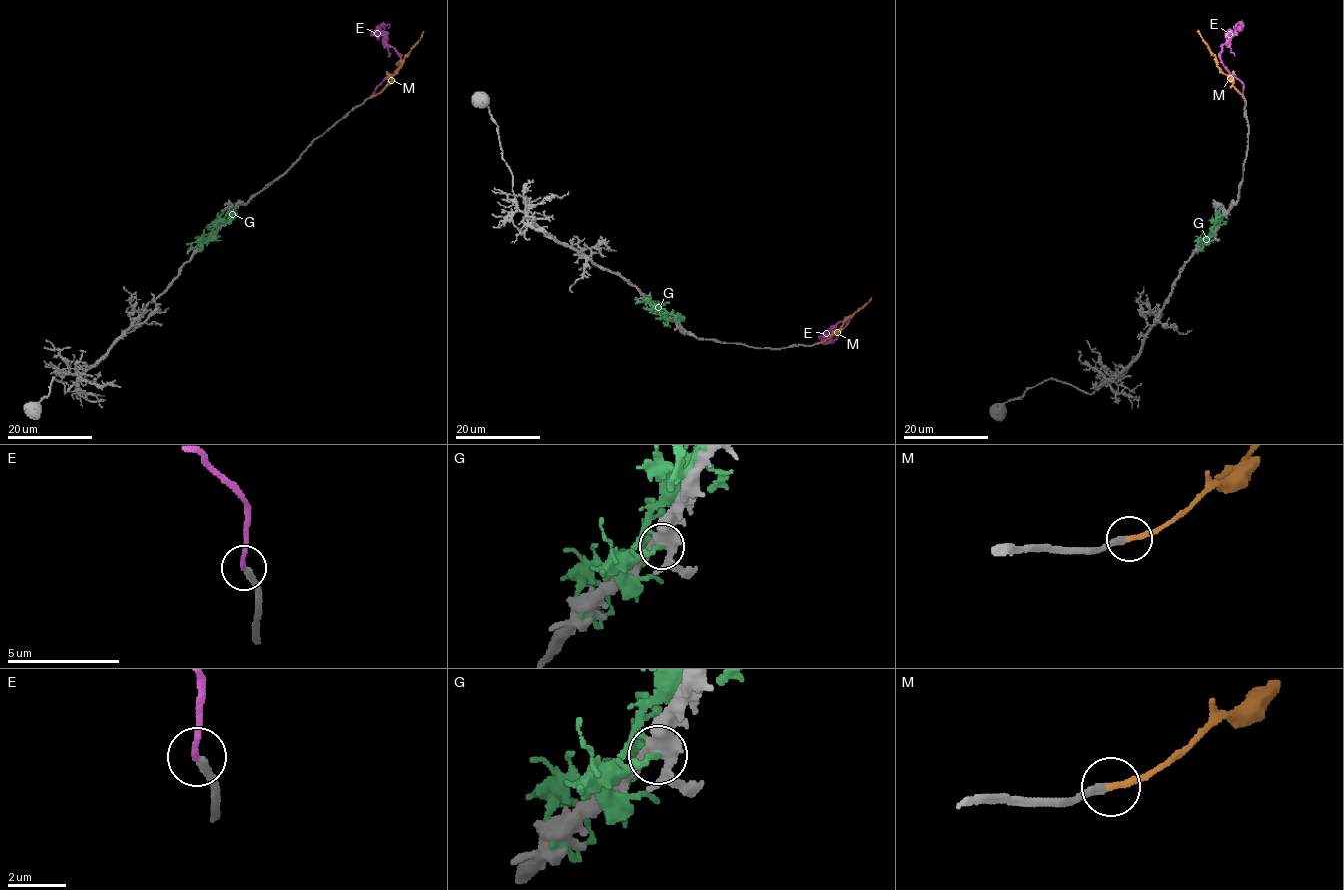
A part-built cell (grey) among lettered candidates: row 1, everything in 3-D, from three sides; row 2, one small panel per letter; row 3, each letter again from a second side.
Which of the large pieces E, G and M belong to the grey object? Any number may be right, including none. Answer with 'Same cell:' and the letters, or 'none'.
Same cell: M

